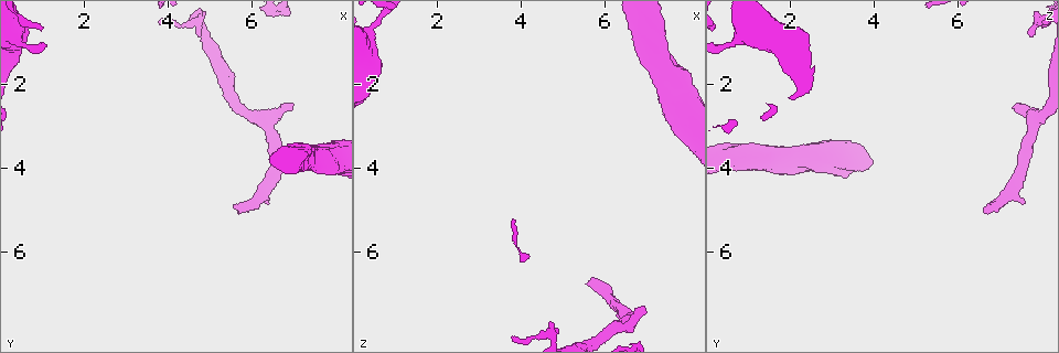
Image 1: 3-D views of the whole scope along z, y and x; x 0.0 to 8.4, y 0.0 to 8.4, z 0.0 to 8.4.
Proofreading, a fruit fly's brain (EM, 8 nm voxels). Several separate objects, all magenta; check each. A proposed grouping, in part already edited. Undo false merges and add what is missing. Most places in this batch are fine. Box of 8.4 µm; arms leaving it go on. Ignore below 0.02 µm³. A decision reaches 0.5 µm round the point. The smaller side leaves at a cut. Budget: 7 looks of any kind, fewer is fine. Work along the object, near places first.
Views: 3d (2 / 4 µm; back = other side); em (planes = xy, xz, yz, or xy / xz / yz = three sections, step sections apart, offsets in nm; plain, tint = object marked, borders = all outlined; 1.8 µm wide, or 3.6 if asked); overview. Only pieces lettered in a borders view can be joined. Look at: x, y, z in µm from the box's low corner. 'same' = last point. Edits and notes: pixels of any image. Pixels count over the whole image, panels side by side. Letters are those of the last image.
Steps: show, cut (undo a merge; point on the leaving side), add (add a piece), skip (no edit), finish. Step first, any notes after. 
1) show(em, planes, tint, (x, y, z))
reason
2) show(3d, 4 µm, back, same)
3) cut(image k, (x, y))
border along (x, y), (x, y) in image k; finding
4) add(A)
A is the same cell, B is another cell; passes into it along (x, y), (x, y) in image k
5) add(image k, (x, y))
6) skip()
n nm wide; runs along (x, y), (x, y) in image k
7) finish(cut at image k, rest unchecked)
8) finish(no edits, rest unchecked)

show(em, planes, borders, (5.50, 4.95, 6.75))

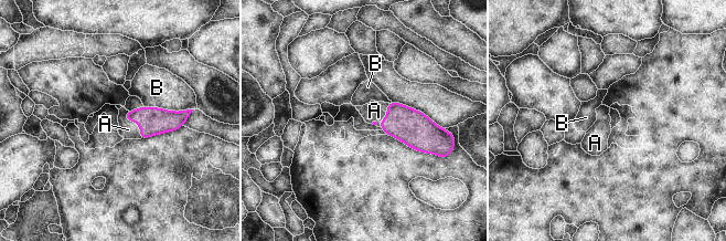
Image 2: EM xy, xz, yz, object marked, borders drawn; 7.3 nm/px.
add(A)
A is the same cell, B is another cell; it goes on there

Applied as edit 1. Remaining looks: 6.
show(3d, 2 µm, (4.75, 0.85, 7.75))
tapers out

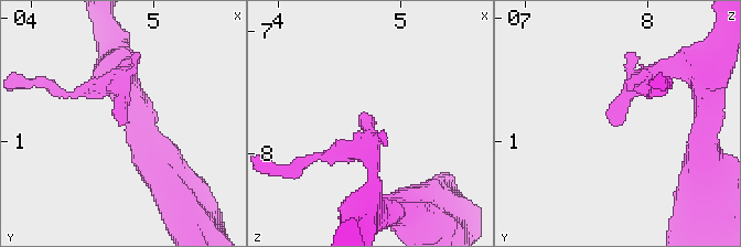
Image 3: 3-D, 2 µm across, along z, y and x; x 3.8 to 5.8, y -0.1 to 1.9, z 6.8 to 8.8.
show(em, xy, step 16, tint, (4.72, 0.88, 7.76))
need the tissue

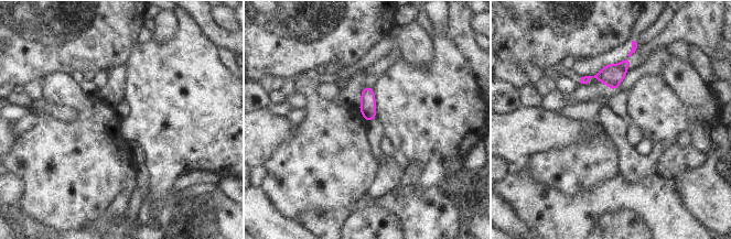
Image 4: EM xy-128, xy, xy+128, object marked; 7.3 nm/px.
show(em, planes, borders, same)
cut it another way

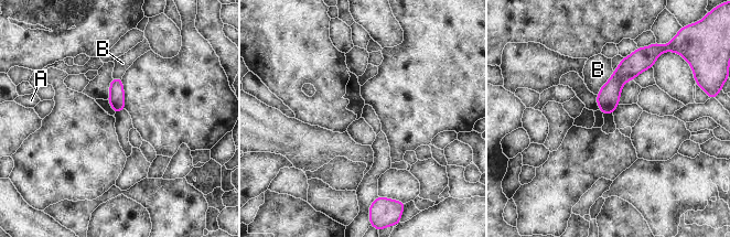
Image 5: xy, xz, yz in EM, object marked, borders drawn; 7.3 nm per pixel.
skip()
A and B are other cells; runs along (647, 61), (613, 86), (605, 110) in image 5; no lettered piece goes on from it

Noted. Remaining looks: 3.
show(em, xz, step 16, borders, (7.00, 2.45, 7.45))
an open end

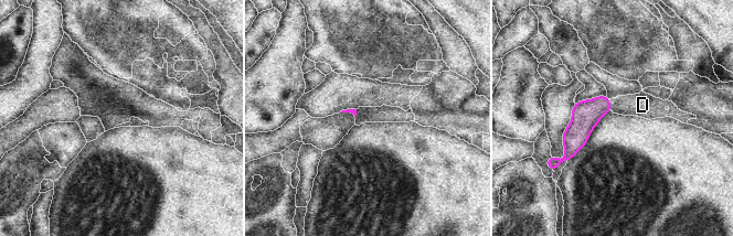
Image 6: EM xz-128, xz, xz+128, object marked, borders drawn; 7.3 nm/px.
add(D)
D is the same cell; passes into it along (585, 115), (609, 105), (643, 105) in image 6; the neuron continues

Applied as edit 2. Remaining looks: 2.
finish(add at image 2, add at image 6, rest unchecked)

